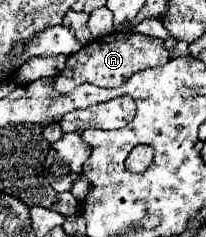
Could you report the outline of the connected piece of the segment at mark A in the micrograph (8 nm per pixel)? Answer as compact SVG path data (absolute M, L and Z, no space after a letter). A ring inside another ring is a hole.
M110 33L108 37L88 43L78 53L70 55L66 61L66 67L54 81L54 89L60 93L68 93L82 83L92 83L98 87L120 87L122 83L126 83L126 79L130 79L130 75L142 69L158 67L168 59L170 59L170 53L164 47L162 39L146 37L140 33Z

